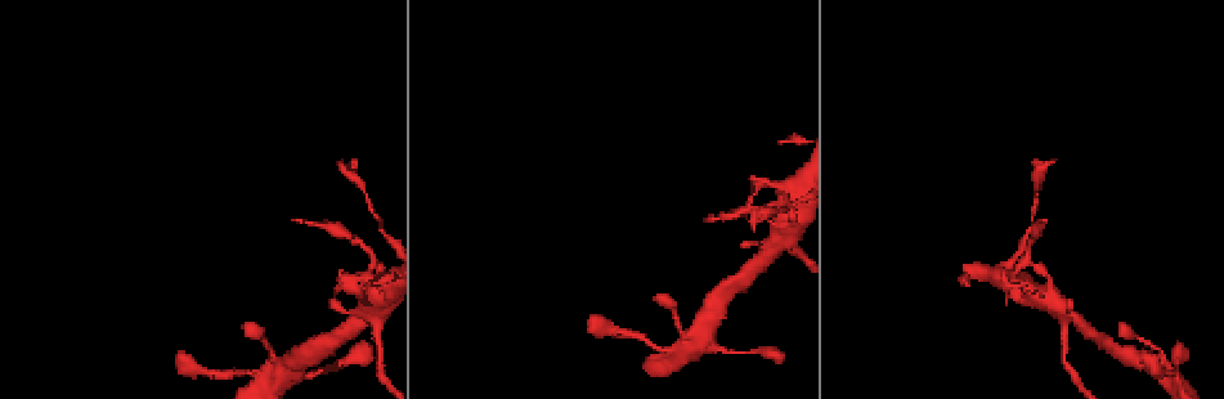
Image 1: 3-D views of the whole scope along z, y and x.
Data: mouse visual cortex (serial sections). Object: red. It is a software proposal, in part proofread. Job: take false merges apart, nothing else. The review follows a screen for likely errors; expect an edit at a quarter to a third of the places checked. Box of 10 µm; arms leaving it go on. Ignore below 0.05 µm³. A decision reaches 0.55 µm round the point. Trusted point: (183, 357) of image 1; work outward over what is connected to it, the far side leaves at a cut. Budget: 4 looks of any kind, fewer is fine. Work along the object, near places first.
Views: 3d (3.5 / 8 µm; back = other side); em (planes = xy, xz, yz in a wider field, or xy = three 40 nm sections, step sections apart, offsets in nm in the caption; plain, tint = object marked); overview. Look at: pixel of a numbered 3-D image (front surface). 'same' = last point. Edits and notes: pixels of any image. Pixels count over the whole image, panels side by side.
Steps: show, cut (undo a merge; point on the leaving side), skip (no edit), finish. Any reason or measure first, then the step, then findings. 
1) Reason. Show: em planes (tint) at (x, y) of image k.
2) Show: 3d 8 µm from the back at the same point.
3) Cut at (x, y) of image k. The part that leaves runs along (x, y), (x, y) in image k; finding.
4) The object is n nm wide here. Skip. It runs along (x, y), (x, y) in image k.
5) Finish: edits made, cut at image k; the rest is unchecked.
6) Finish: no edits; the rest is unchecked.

Branch point. Show: 3d 3.5 µm at (288, 375) of image 1.

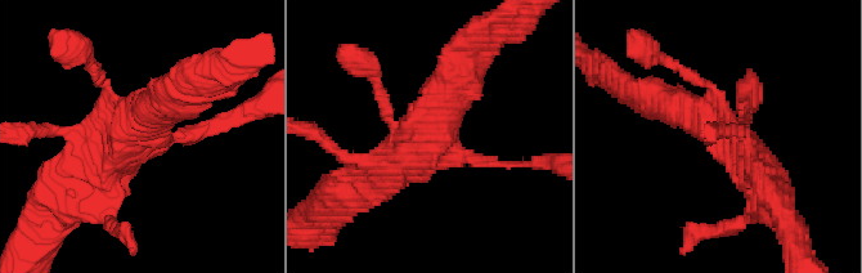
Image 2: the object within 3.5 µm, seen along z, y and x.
Now the EM. Show: em planes (tint) at (134, 132) of image 2.

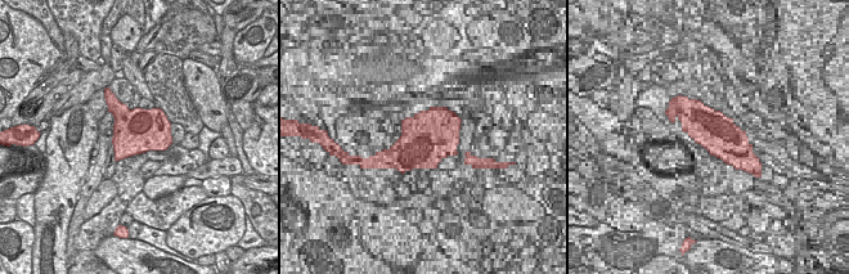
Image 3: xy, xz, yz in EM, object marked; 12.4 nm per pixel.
The arms are 150, 150, 250, 450 nm wide. Skip. It runs along (355, 159), (411, 152), (458, 72) in image 2; continuous, no second cell.

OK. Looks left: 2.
Show: 3d 3.5 µm from the back at (371, 277) of image 1.

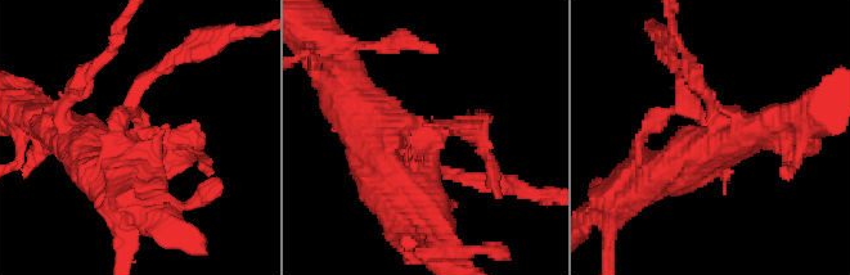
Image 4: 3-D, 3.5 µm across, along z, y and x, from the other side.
Now the EM. Show: em xy step 5 (tint) at (428, 139) of image 4.

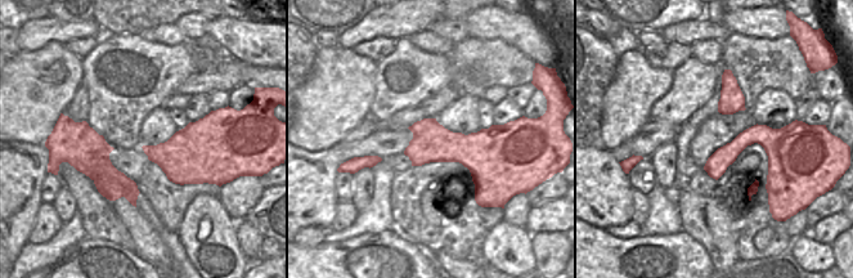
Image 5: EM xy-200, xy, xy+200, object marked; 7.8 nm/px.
Cut at (450, 174) of image 4. The part that leaves runs along (138, 126), (134, 90), (206, 48) in image 4; two cells meet here.

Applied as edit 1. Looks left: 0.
Finish: edits made, cut at image 4; the rest is unchecked.

